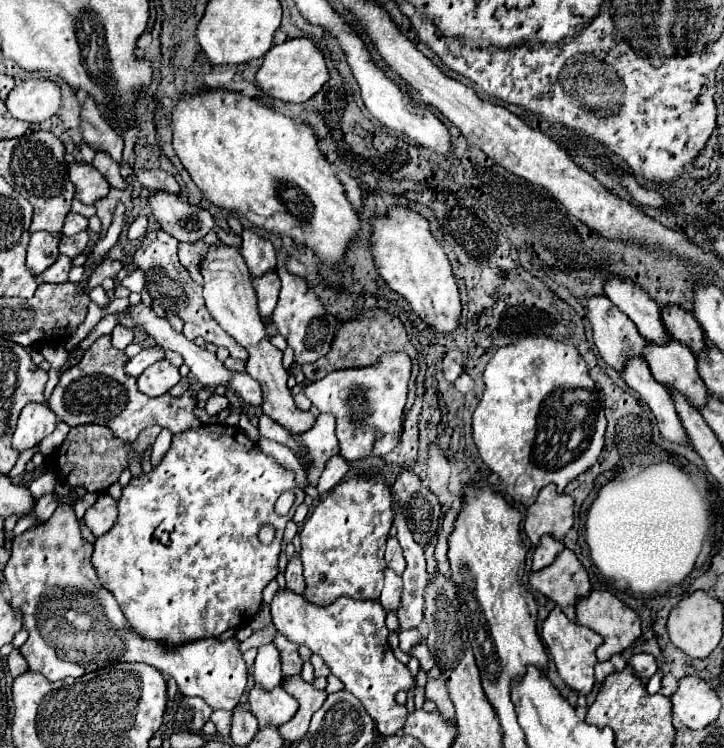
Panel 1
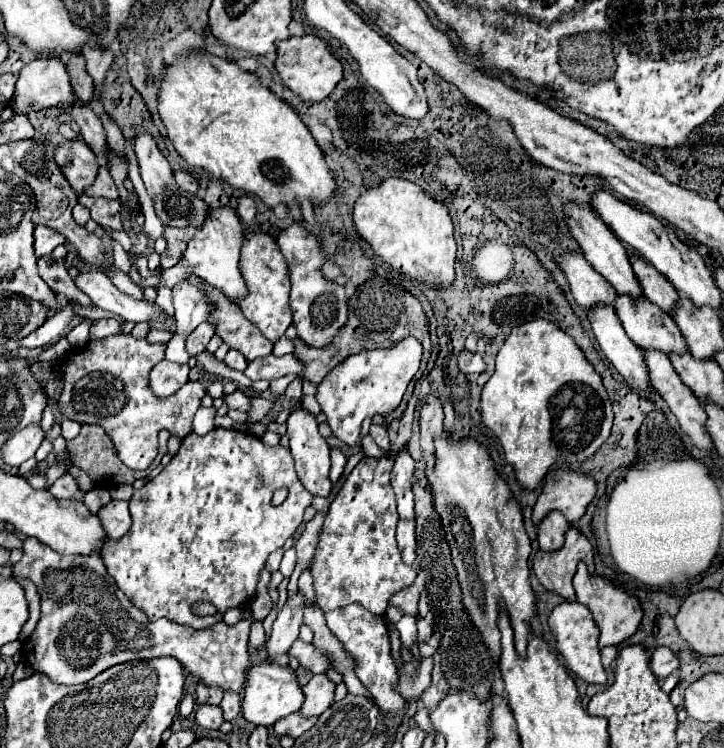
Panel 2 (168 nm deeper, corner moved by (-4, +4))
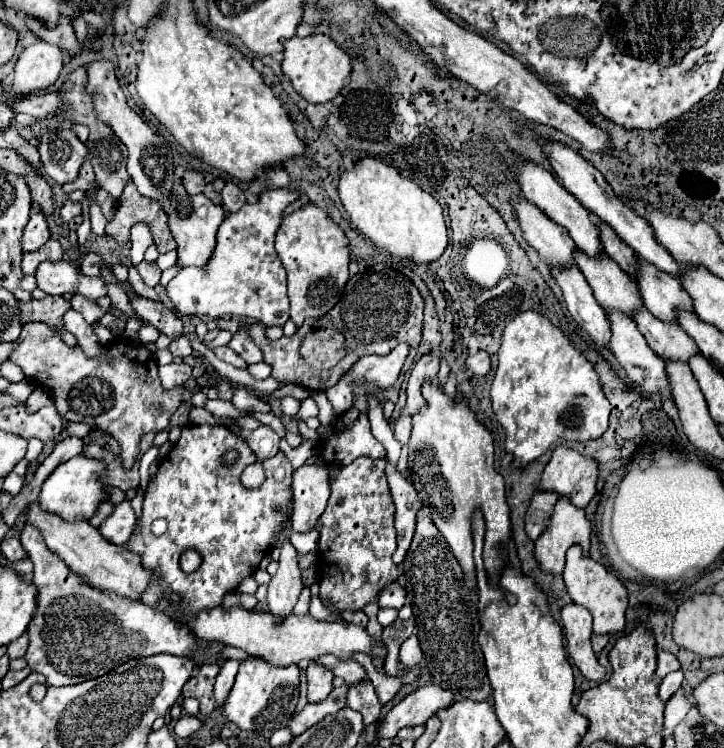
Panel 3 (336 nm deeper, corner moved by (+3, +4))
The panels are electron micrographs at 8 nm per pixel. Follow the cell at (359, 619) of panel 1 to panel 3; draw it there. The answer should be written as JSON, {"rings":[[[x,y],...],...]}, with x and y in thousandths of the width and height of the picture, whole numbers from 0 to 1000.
{"rings":[[[431,797],[431,799],[428,799],[428,821],[431,821],[431,824],[439,824],[439,829],[467,829],[467,826],[461,826],[461,824],[450,816],[450,810],[445,807],[445,802],[442,802],[439,797]]]}

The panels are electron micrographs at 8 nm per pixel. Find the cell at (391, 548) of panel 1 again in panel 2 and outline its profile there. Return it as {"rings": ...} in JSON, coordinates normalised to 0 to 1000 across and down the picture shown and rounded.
{"rings":[[[559,695],[548,703],[548,730],[554,735],[554,746],[559,754],[568,754],[573,749],[573,701],[559,701]]]}

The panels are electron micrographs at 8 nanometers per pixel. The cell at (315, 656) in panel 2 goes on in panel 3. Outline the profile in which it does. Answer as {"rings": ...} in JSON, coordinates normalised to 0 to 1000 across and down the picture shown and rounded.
{"rings":[[[445,877],[445,882],[436,882],[436,885],[442,885],[442,888],[448,888],[450,893],[456,893],[456,896],[461,898],[461,904],[470,904],[470,906],[478,912],[478,917],[489,917],[489,914],[494,914],[494,912],[508,909],[506,896],[503,896],[492,882],[478,882],[478,885],[472,885],[472,882],[467,882],[464,877]]]}

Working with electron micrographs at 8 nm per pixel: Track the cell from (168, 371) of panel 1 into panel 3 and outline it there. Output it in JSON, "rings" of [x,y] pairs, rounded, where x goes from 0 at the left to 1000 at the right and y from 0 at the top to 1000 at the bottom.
{"rings":[[[238,484],[232,489],[221,489],[218,503],[221,503],[224,519],[229,519],[229,521],[254,516],[254,511],[265,503],[265,489],[254,487],[254,484]]]}

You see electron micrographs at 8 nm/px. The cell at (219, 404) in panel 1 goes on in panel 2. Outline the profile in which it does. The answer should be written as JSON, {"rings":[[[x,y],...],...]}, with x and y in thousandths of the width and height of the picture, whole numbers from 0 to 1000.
{"rings":[[[327,521],[327,524],[322,524],[322,527],[311,527],[311,529],[308,529],[308,537],[311,537],[316,545],[333,548],[333,551],[344,548],[344,532],[341,532],[333,521]]]}

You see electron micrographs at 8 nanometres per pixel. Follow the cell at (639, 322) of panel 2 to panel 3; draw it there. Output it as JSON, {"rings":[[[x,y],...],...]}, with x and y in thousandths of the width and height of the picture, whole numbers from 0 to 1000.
{"rings":[[[796,334],[793,350],[809,369],[831,412],[856,412],[856,417],[867,417],[867,422],[873,422],[876,412],[887,409],[887,398],[881,396],[881,385],[876,385],[876,374],[837,340],[820,345],[804,334]]]}

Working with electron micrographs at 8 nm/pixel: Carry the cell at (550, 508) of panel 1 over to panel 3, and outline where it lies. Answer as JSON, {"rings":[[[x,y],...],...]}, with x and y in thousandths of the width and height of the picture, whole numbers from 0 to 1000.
{"rings":[[[771,596],[749,634],[749,655],[765,655],[773,663],[787,663],[790,674],[809,679],[823,660],[826,618],[785,596]]]}

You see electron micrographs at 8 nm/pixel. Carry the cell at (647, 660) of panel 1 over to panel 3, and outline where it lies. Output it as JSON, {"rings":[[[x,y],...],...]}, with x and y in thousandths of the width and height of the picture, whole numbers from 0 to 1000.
{"rings":[[[909,869],[909,893],[903,898],[909,909],[914,909],[920,901],[925,901],[925,898],[931,898],[936,893],[939,893],[939,885],[936,885],[936,880],[931,874],[925,874],[920,869]]]}

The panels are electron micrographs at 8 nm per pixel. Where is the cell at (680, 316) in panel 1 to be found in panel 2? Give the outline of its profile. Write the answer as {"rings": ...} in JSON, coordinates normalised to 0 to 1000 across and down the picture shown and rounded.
{"rings":[[[872,342],[872,353],[874,353],[874,364],[880,364],[880,374],[885,374],[891,398],[899,406],[910,409],[916,417],[927,420],[930,412],[932,412],[932,406],[935,406],[935,401],[938,401],[938,393],[930,385],[930,380],[924,380],[924,374],[919,369],[913,369],[888,345]]]}

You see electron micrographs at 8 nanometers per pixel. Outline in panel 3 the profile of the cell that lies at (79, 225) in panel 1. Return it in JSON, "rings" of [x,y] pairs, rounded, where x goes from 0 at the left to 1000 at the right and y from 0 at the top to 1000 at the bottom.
{"rings":[[[91,267],[88,273],[86,273],[86,278],[83,278],[83,291],[86,291],[86,297],[97,297],[102,289],[108,289],[113,283],[113,275],[110,275],[110,270],[97,270],[97,267]]]}

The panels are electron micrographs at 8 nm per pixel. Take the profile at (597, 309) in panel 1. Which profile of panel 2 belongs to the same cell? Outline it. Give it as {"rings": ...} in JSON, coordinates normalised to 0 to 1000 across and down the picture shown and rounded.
{"rings":[[[780,340],[775,345],[775,361],[783,369],[794,401],[808,417],[816,417],[827,409],[849,412],[852,390],[847,390],[844,380],[819,361],[805,340]]]}

